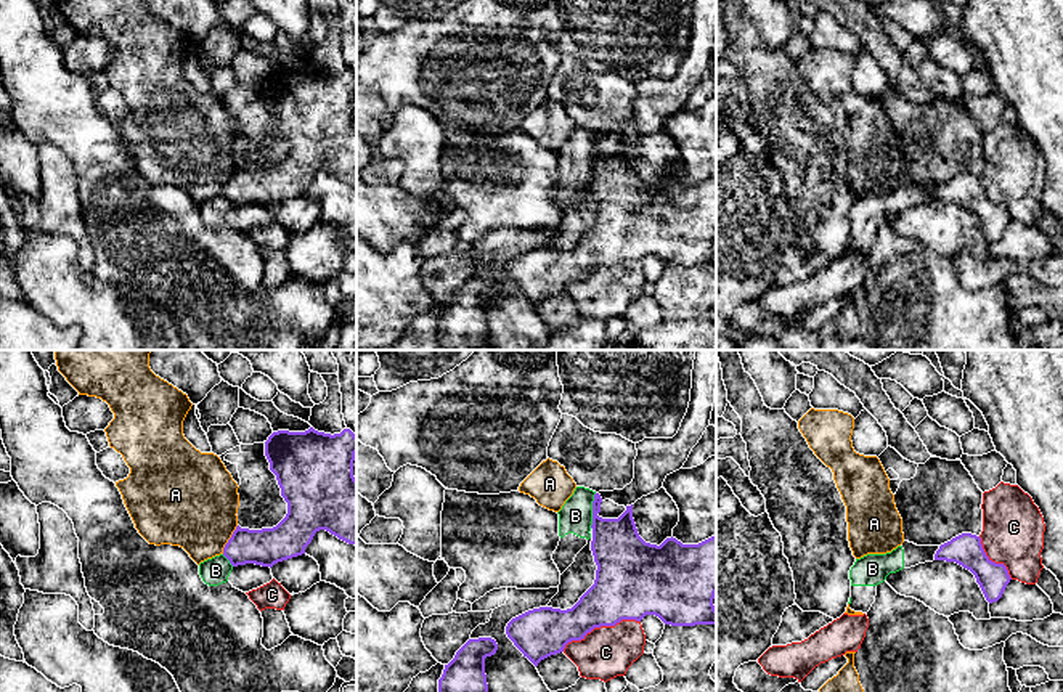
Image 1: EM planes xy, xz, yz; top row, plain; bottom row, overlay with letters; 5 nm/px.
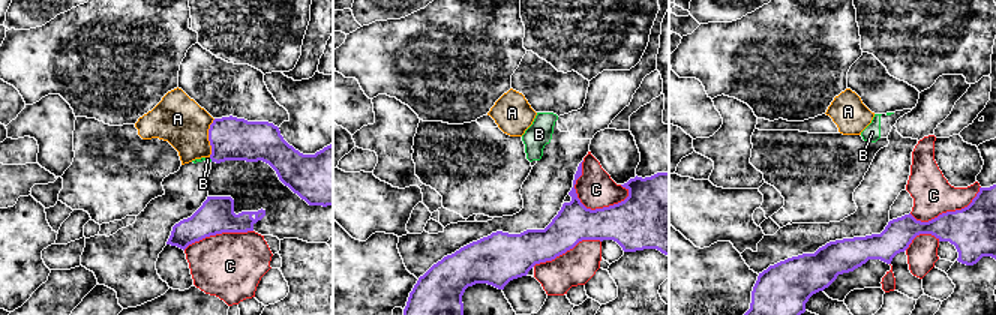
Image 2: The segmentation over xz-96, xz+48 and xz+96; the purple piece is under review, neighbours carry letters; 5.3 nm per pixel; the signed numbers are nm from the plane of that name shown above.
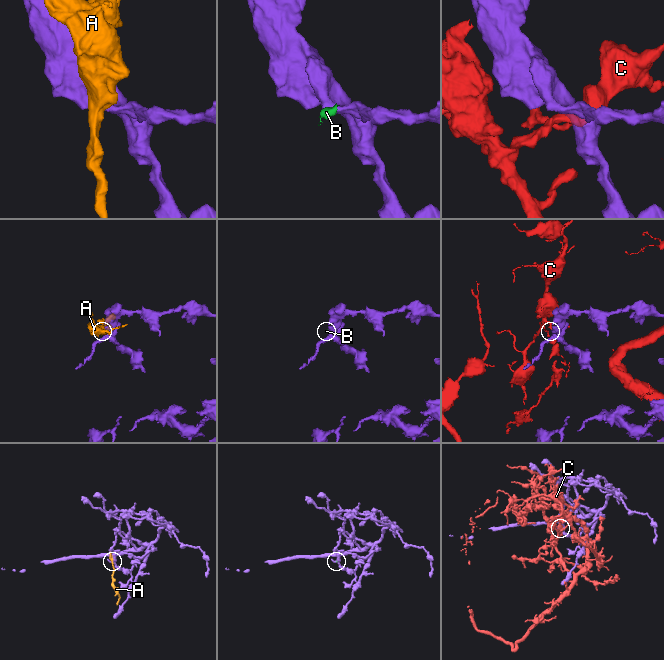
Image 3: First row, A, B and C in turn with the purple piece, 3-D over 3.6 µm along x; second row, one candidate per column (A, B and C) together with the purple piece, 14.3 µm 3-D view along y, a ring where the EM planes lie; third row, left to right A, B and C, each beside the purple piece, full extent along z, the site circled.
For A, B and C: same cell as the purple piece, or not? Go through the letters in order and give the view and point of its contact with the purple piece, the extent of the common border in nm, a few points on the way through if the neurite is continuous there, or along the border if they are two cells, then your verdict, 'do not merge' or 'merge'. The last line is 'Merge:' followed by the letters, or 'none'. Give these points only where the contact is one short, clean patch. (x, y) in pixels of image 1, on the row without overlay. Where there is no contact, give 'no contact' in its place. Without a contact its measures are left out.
A: contact xy (228, 180); length 170 nm; do not merge
B: contact xz (593, 151); length 180 nm; border xz (596, 134), (590, 167); do not merge
C: contact xz (599, 267); length 420 nm; do not merge
Merge: none

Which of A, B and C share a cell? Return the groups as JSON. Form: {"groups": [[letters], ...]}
{"groups": [["A"], ["B"], ["C"]]}

